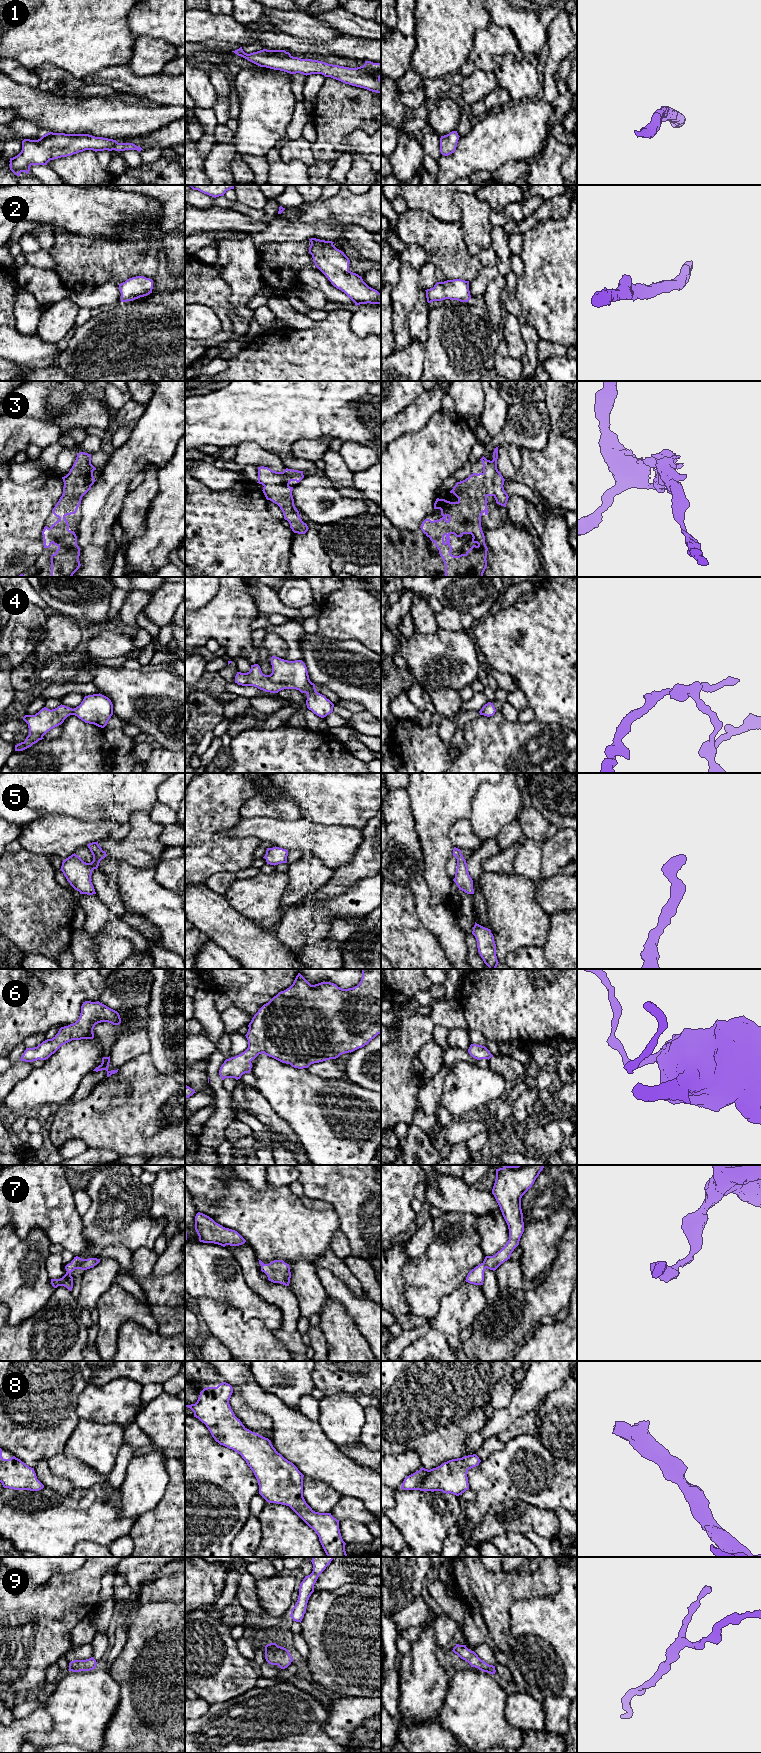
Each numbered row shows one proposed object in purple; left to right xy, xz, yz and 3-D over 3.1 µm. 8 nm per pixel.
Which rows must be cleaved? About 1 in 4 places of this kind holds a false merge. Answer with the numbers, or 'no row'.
no row

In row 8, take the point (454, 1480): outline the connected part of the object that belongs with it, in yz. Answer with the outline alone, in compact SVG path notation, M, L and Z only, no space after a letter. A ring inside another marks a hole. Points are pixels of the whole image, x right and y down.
M476 1454L452 1459L433 1469L421 1468L407 1476L401 1486L403 1490L442 1491L461 1495L469 1489L468 1470L479 1465Z

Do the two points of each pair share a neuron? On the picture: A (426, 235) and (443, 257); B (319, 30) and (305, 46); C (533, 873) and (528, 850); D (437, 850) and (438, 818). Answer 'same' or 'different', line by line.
A: same
B: different
C: same
D: same

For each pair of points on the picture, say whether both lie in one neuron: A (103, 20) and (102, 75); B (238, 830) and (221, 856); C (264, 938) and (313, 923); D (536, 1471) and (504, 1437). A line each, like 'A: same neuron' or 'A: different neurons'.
A: different neurons
B: different neurons
C: different neurons
D: different neurons

